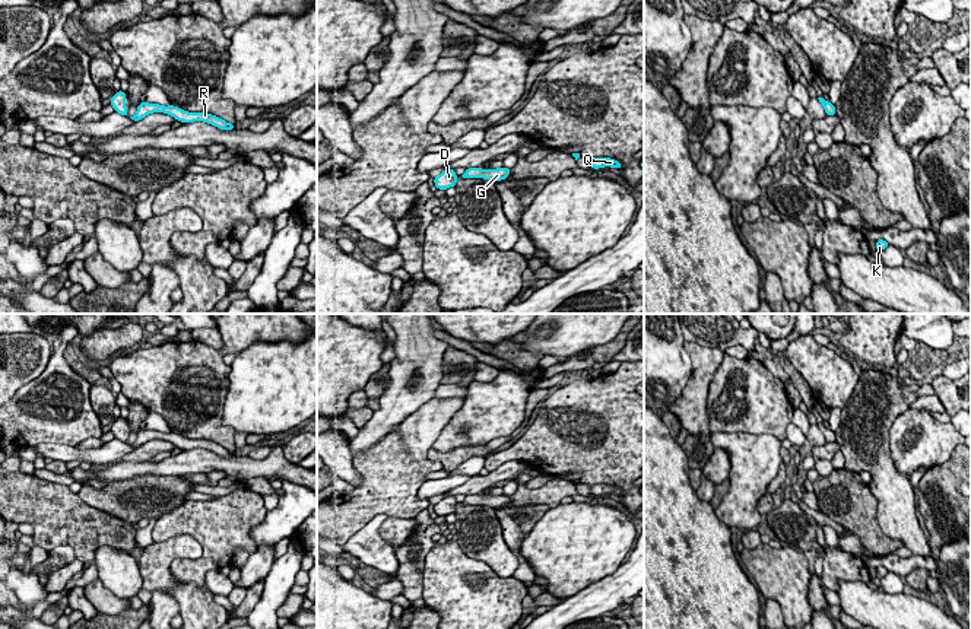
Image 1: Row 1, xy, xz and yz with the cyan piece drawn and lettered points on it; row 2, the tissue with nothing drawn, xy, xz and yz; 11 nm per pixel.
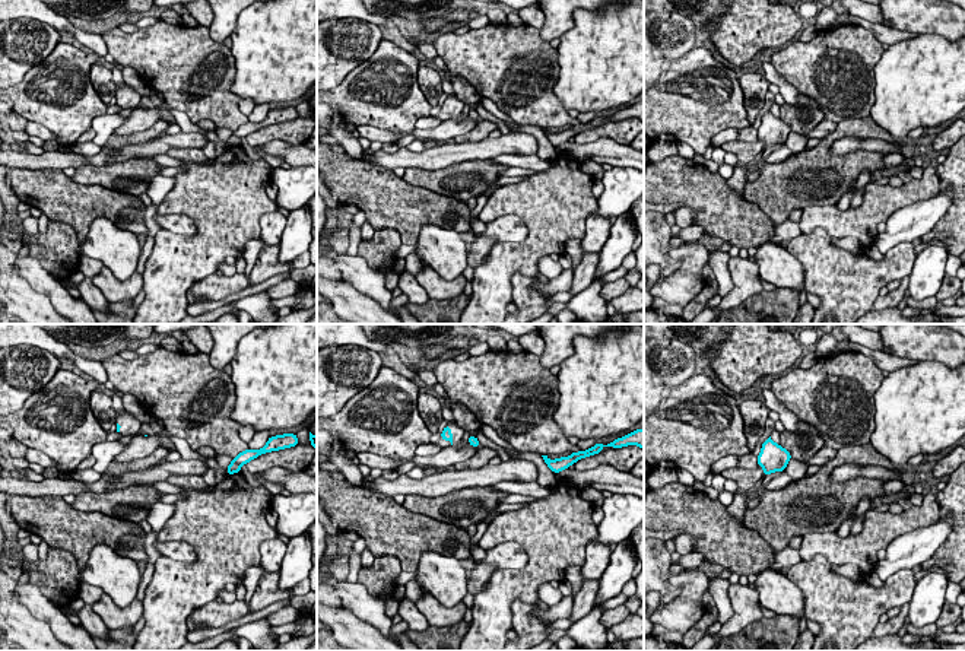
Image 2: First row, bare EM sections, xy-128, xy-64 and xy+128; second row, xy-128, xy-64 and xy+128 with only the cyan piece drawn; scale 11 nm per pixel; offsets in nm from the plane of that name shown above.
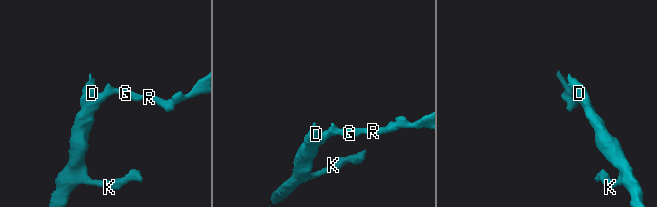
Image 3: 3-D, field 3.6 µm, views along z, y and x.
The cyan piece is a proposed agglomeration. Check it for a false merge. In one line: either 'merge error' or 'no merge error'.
no merge error

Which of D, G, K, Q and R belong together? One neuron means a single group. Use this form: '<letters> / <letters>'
D G K Q R

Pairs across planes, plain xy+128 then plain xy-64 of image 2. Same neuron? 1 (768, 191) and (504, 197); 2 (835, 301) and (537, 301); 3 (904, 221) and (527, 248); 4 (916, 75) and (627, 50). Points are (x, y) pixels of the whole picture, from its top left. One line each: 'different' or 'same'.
1: different
2: same
3: different
4: same

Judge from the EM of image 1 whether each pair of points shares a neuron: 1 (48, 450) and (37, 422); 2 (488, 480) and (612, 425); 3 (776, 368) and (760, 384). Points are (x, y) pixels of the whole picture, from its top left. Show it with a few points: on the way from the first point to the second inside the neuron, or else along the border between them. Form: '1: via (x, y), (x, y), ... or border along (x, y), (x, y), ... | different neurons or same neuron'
1: border along (73, 445), (38, 444), (34, 448) | different neurons
2: border along (530, 463), (508, 460), (495, 470) | different neurons
3: border along (761, 362), (783, 383), (790, 402) | different neurons

